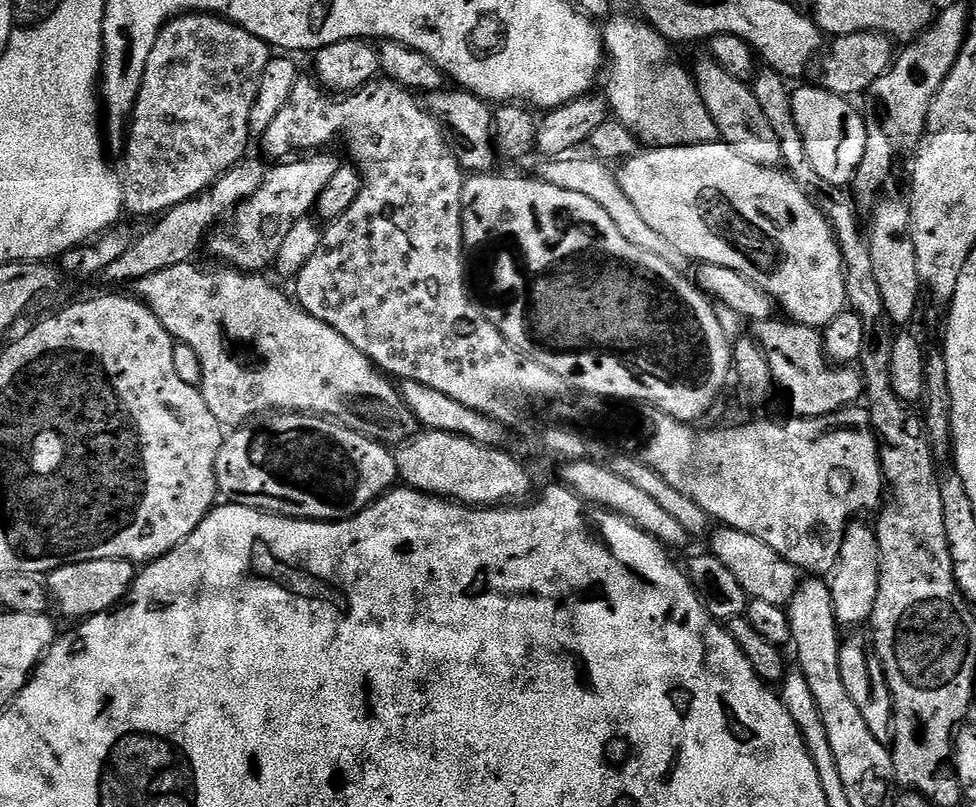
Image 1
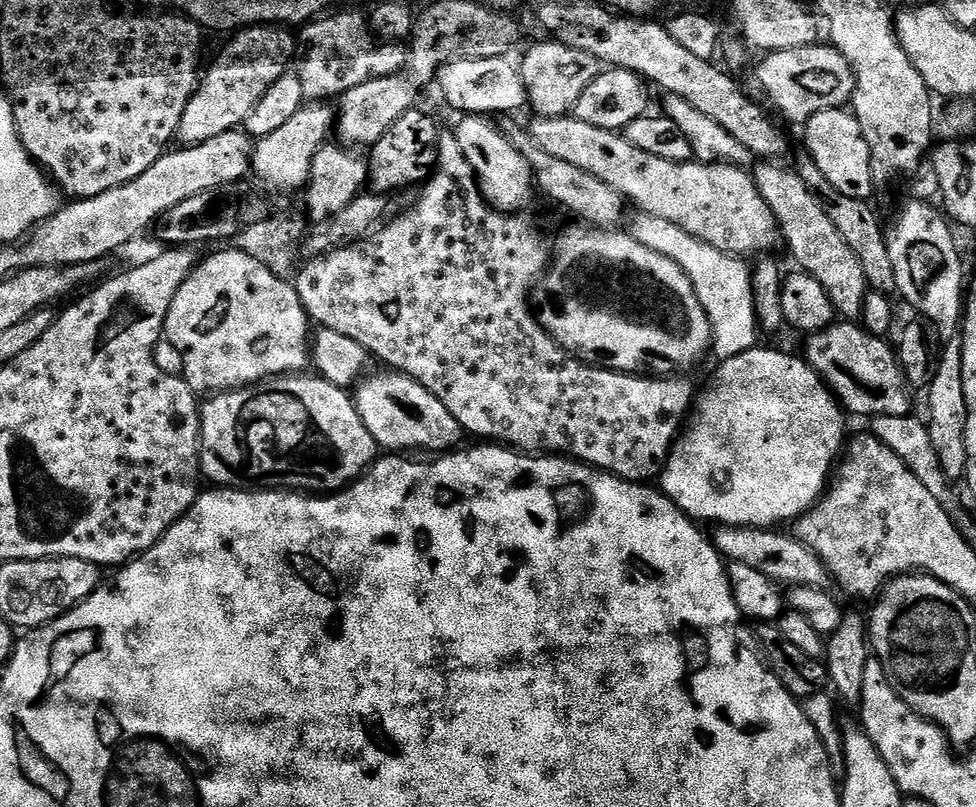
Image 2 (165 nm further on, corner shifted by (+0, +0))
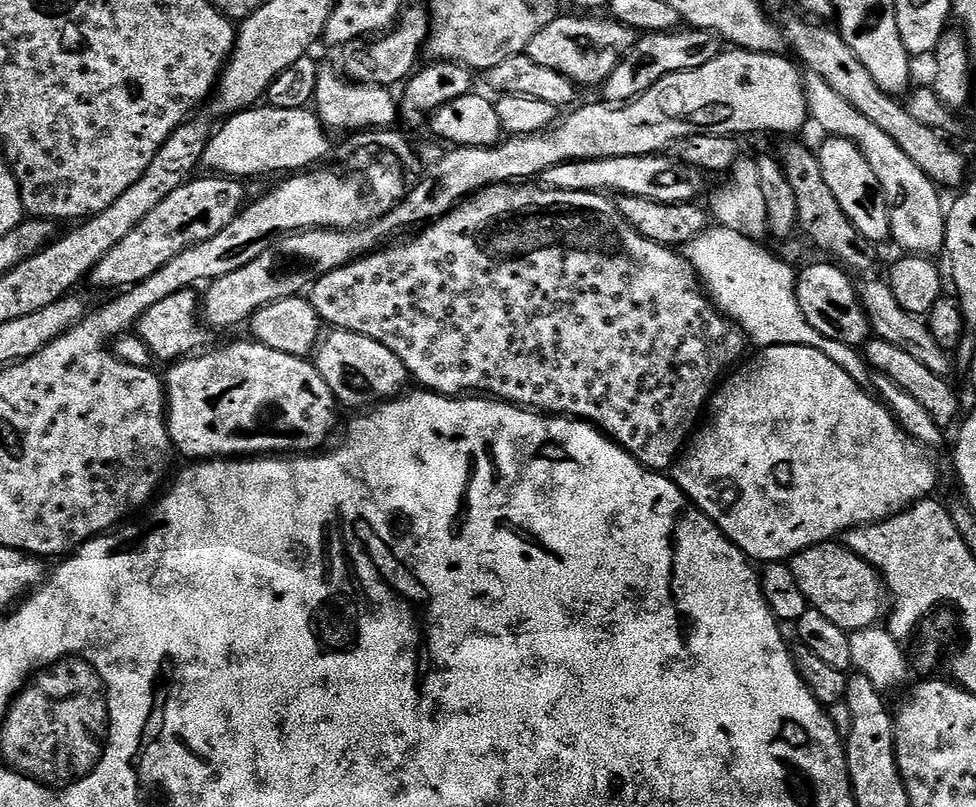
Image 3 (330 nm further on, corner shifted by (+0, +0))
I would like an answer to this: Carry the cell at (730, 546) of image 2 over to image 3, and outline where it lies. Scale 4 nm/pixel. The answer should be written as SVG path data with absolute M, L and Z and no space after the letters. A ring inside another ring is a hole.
M840 542L815 544L793 556L790 567L802 594L806 594L808 607L826 614L834 626L846 633L866 630L877 623L885 611L886 589L879 572L874 571L865 560L858 558Z

